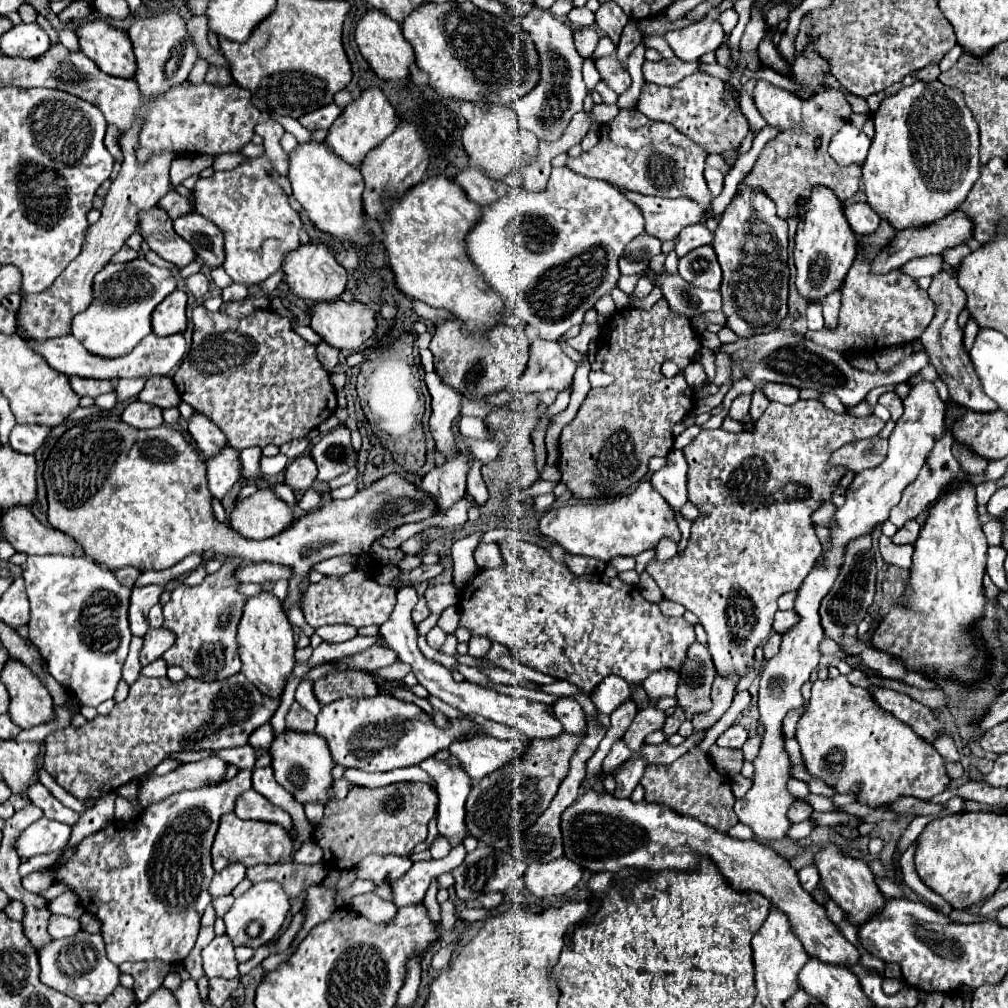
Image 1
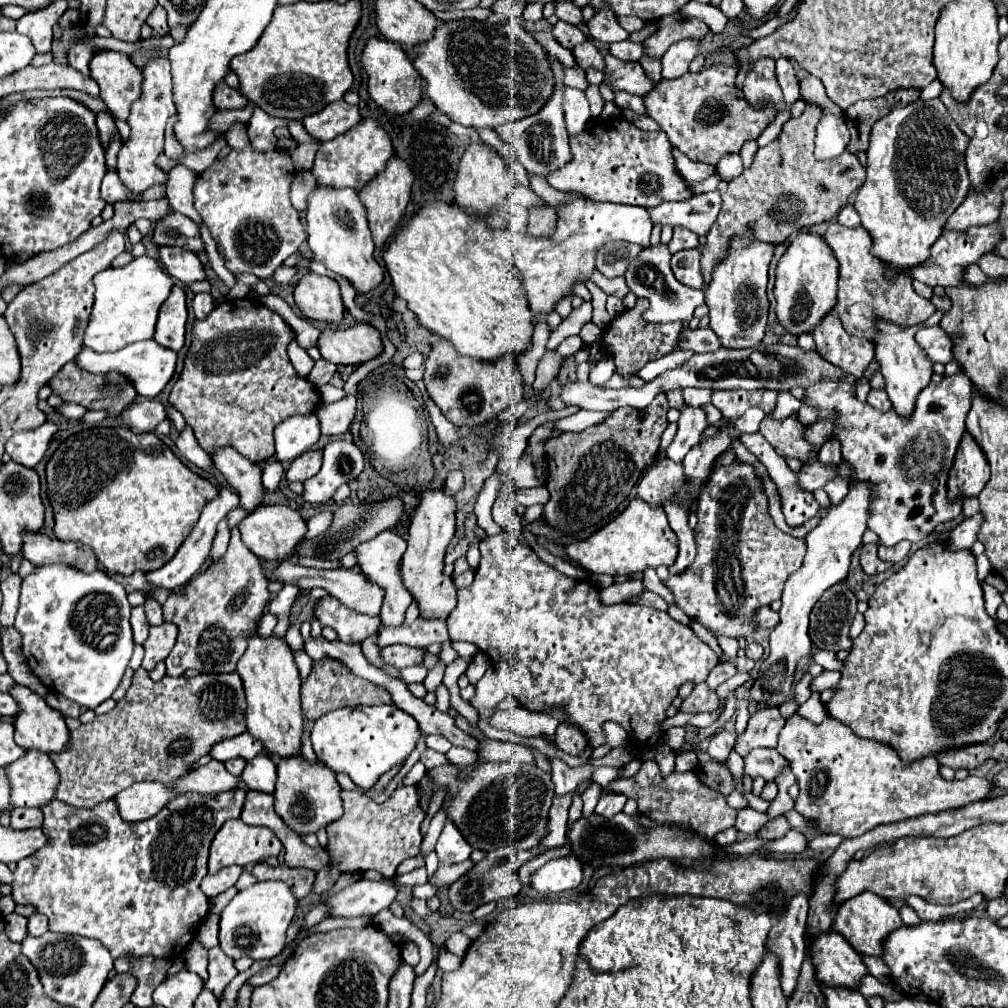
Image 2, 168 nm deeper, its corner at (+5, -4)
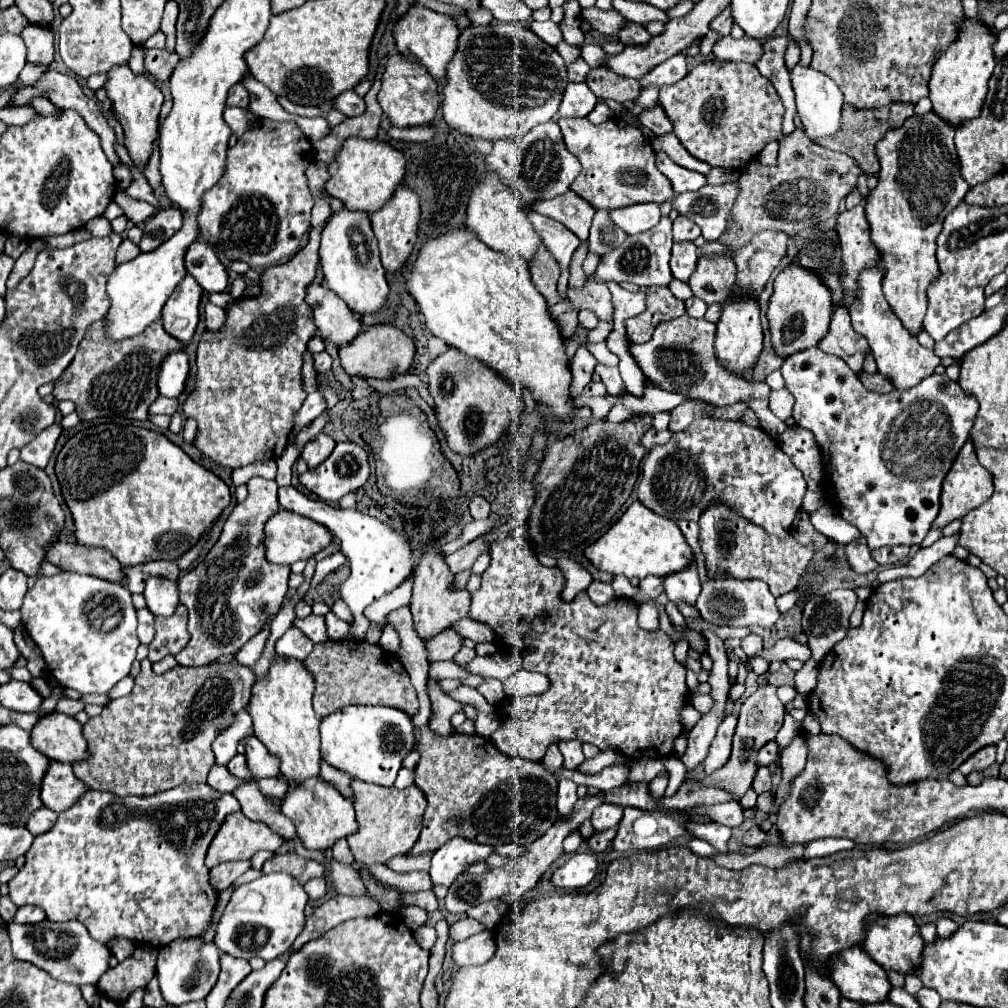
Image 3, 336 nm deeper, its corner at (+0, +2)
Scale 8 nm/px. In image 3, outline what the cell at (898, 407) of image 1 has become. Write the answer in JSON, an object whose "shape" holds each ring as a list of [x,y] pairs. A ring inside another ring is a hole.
{"shape":[[[859,373],[859,379],[861,383],[869,389],[869,391],[875,391],[875,393],[889,393],[893,389],[891,381],[885,379],[883,375],[875,373],[875,375],[867,375],[867,373]]]}

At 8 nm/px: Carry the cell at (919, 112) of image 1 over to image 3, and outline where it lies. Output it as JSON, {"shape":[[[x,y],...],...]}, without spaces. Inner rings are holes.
{"shape":[[[927,111],[923,115],[911,115],[903,127],[887,129],[883,139],[877,143],[877,157],[881,163],[879,183],[865,197],[865,215],[871,225],[871,241],[879,249],[879,267],[885,271],[883,275],[883,293],[903,321],[903,325],[917,335],[923,327],[923,317],[927,311],[927,287],[939,275],[937,257],[935,257],[935,237],[939,237],[939,229],[943,229],[943,217],[963,201],[969,191],[967,181],[959,175],[959,155],[953,143],[955,127],[947,125],[935,111]]]}

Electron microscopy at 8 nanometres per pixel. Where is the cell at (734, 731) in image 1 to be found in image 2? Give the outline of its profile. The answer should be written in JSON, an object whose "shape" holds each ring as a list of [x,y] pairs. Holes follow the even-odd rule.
{"shape":[[[722,729],[722,731],[718,731],[718,733],[710,739],[710,745],[708,745],[708,751],[706,751],[706,753],[708,753],[714,761],[718,761],[718,763],[726,763],[728,753],[730,753],[732,747],[734,747],[734,741],[736,741],[736,733]]]}

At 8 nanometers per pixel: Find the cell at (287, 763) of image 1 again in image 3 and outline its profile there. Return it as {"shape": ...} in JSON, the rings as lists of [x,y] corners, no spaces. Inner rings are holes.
{"shape":[[[321,775],[311,777],[307,785],[287,785],[287,795],[283,799],[281,811],[293,821],[297,829],[297,837],[303,841],[307,849],[325,851],[327,847],[333,847],[337,839],[347,837],[357,829],[353,803],[347,797],[343,797],[339,789],[329,781],[325,781]]]}

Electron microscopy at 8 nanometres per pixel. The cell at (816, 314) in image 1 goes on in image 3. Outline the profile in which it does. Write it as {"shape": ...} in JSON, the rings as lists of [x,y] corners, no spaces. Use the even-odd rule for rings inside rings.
{"shape":[[[811,347],[811,349],[805,349],[803,353],[795,353],[795,355],[787,357],[785,365],[781,367],[781,373],[783,373],[783,379],[785,379],[785,387],[795,397],[793,419],[797,421],[797,425],[809,429],[815,435],[815,439],[817,439],[817,443],[821,447],[823,463],[825,463],[825,479],[837,491],[839,515],[845,521],[849,521],[855,527],[859,527],[859,531],[863,533],[863,537],[867,539],[871,549],[879,549],[879,547],[885,547],[885,545],[919,545],[925,539],[925,535],[929,533],[935,517],[939,515],[939,509],[941,509],[941,483],[943,483],[943,477],[949,473],[949,469],[951,469],[959,449],[969,439],[969,431],[973,427],[973,419],[975,419],[975,415],[979,411],[977,399],[973,395],[965,395],[961,385],[957,381],[951,381],[947,375],[937,375],[937,373],[925,377],[919,385],[911,387],[909,391],[897,391],[897,389],[893,389],[891,393],[885,393],[885,395],[873,393],[873,391],[863,387],[859,377],[847,367],[845,361],[841,361],[835,355],[823,353],[819,347]]]}

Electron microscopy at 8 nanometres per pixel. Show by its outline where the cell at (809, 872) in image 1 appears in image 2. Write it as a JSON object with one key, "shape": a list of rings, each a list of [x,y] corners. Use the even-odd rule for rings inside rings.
{"shape":[[[804,893],[796,895],[782,917],[776,919],[768,933],[766,949],[780,961],[780,987],[786,997],[792,995],[800,965],[806,957],[804,929],[808,915],[808,899]]]}

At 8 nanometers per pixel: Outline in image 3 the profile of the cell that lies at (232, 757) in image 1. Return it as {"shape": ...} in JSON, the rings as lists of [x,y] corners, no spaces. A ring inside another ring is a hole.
{"shape":[[[235,755],[229,763],[227,763],[227,769],[235,775],[235,777],[239,777],[239,779],[249,779],[251,777],[251,773],[249,773],[249,769],[247,769],[247,761],[245,761],[245,755]]]}

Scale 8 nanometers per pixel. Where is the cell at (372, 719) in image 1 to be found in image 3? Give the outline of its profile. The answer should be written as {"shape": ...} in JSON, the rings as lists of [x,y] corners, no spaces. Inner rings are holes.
{"shape":[[[351,705],[343,707],[321,721],[321,757],[335,769],[367,783],[391,787],[401,761],[413,747],[413,723],[411,717],[395,707],[367,707]]]}

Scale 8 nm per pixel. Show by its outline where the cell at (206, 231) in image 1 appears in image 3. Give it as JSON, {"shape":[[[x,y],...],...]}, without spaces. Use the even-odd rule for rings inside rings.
{"shape":[[[167,207],[155,213],[143,229],[143,239],[139,243],[141,251],[153,251],[167,239],[171,239],[183,225],[183,213],[177,207]]]}

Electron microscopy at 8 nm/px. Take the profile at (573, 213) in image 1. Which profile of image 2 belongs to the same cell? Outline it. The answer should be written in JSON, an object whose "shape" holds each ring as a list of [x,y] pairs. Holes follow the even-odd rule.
{"shape":[[[576,195],[570,205],[556,211],[558,223],[550,239],[530,239],[516,235],[516,245],[510,247],[510,259],[522,271],[522,287],[526,291],[530,309],[536,317],[546,317],[564,295],[574,295],[574,285],[586,281],[594,271],[594,251],[608,241],[630,241],[642,247],[650,245],[652,221],[644,207],[594,203],[584,195]]]}

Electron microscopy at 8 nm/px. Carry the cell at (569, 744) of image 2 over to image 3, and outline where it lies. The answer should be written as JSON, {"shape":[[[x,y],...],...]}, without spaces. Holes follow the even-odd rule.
{"shape":[[[563,741],[563,743],[559,743],[559,749],[561,749],[563,759],[565,759],[565,763],[563,763],[565,769],[577,769],[585,761],[585,755],[583,755],[581,747],[583,747],[581,741]]]}

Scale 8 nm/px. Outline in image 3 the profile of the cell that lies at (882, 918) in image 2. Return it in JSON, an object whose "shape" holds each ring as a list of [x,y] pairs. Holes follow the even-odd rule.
{"shape":[[[877,913],[871,915],[871,919],[865,925],[865,939],[863,939],[863,949],[871,955],[875,963],[879,963],[885,971],[895,969],[899,973],[911,973],[915,965],[921,961],[921,949],[923,949],[923,939],[919,935],[917,923],[913,921],[911,915],[895,915],[895,917],[877,917]]]}

